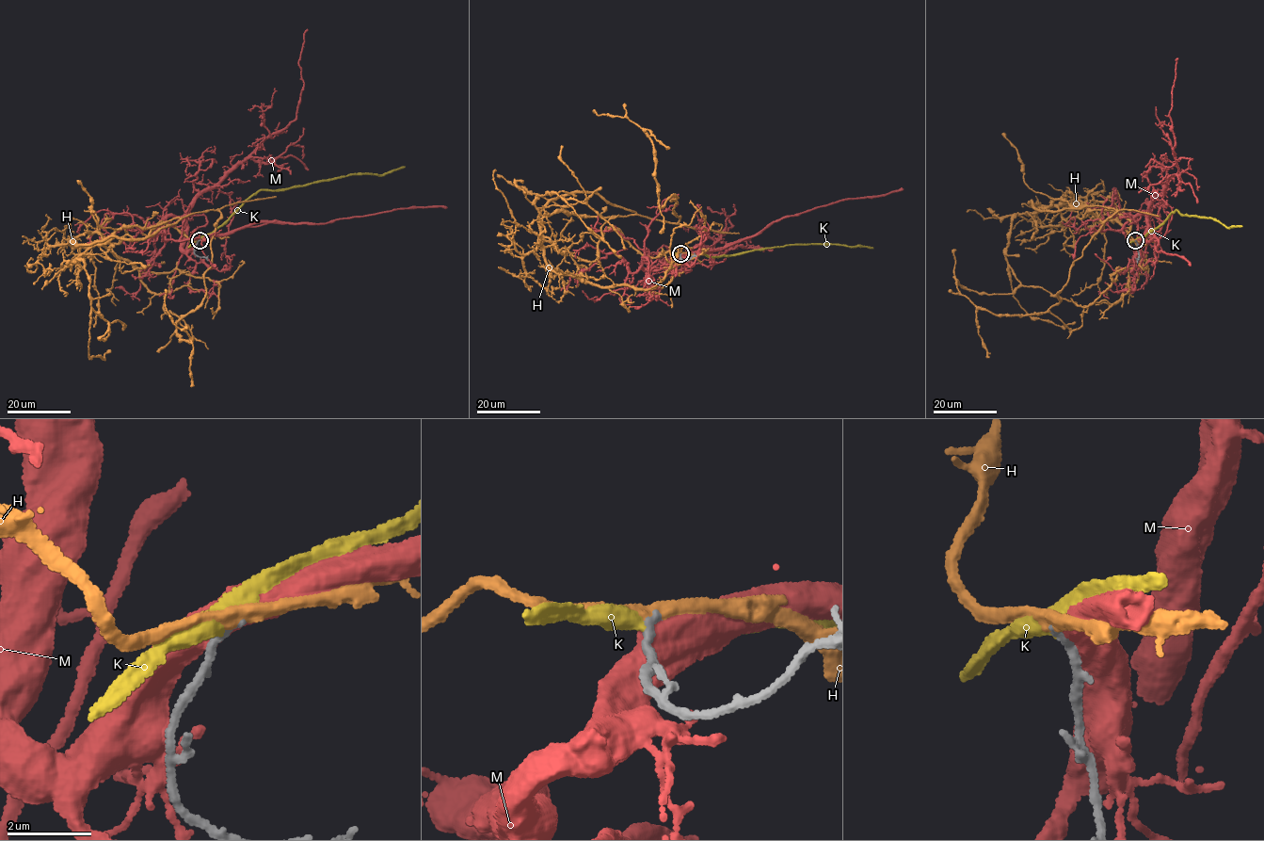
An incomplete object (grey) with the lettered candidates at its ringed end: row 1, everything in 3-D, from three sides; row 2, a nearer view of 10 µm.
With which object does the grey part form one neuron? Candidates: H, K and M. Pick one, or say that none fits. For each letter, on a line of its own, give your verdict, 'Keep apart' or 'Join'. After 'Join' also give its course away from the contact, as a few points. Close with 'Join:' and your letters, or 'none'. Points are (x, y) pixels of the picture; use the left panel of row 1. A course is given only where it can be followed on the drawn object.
H: Join. Its course: (199, 240), (164, 221), (73, 237), (217, 210), (205, 297), (176, 325), (192, 342), (166, 289)
K: Keep apart
M: Keep apart
Join: H

